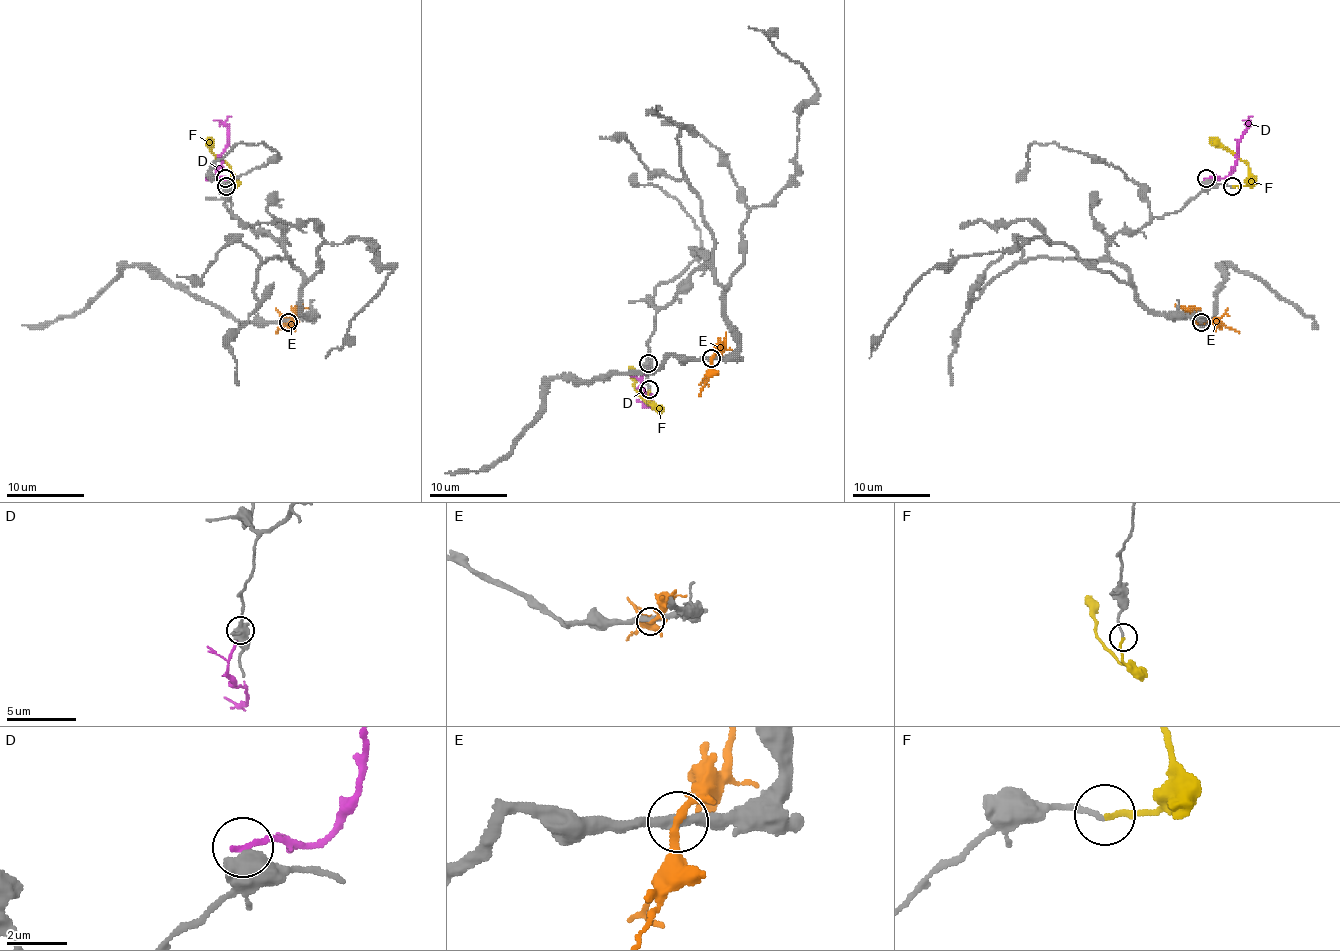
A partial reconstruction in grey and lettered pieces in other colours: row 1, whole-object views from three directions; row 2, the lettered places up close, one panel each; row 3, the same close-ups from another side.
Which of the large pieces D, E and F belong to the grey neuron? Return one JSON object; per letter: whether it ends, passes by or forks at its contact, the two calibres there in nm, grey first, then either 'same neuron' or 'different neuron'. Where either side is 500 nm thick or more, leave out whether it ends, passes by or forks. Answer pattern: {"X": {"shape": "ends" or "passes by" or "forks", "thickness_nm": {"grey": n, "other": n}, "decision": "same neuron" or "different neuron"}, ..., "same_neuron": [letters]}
{"D": {"thickness_nm": {"grey": 750, "other": 190}, "decision": "different neuron"}, "E": {"shape": "passes by", "thickness_nm": {"grey": 360, "other": 200}, "decision": "different neuron"}, "F": {"shape": "ends", "thickness_nm": {"grey": 170, "other": 190}, "decision": "same neuron"}, "same_neuron": ["F"]}

